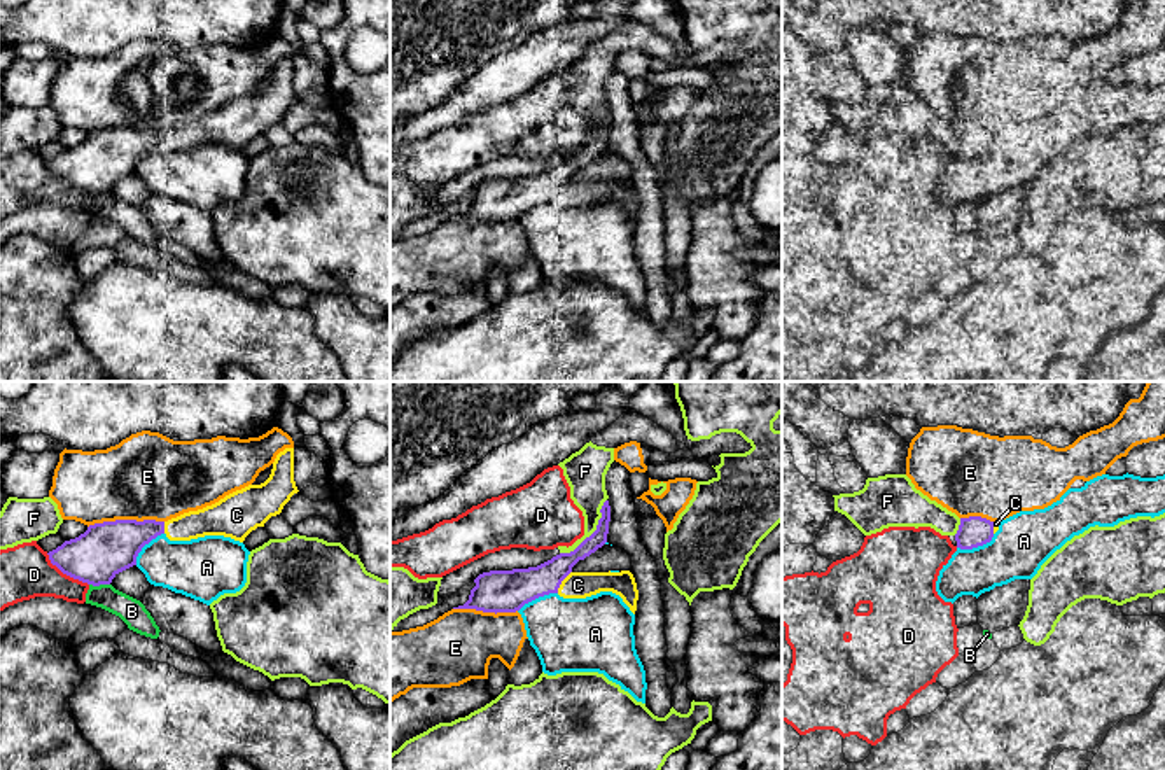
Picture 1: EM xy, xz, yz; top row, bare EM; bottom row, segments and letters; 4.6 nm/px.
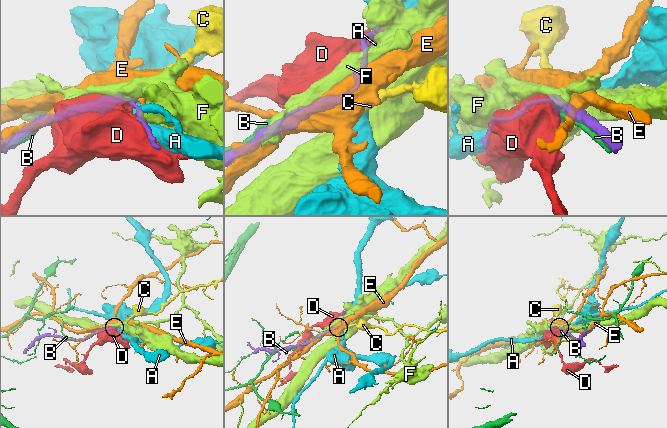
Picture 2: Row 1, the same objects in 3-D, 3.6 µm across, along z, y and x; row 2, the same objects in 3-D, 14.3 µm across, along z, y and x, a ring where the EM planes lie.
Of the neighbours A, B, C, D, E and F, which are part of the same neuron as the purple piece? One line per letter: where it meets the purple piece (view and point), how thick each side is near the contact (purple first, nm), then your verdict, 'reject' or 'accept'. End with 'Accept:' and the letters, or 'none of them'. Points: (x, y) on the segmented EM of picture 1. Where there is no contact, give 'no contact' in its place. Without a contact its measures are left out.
A: yz (976, 546) | 140/260 nm | reject
B: xy (100, 583) | 240/120 nm | reject
C: xz (562, 580) | 190/130 nm | accept
D: xy (65, 573) | 240/240 nm | reject
E: xy (125, 520) | 240/400 nm | reject
F: xz (593, 532) | 110/170 nm | reject
Accept: C

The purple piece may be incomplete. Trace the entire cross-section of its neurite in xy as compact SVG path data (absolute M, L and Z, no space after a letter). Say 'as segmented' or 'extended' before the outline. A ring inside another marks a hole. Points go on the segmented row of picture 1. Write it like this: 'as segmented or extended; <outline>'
extended; M285 448L276 455L269 478L261 485L248 485L212 506L168 522L115 520L94 523L47 555L52 565L73 579L93 586L110 584L119 572L136 565L142 548L161 534L170 541L224 536L243 542L252 530L280 514L297 492L294 448Z

